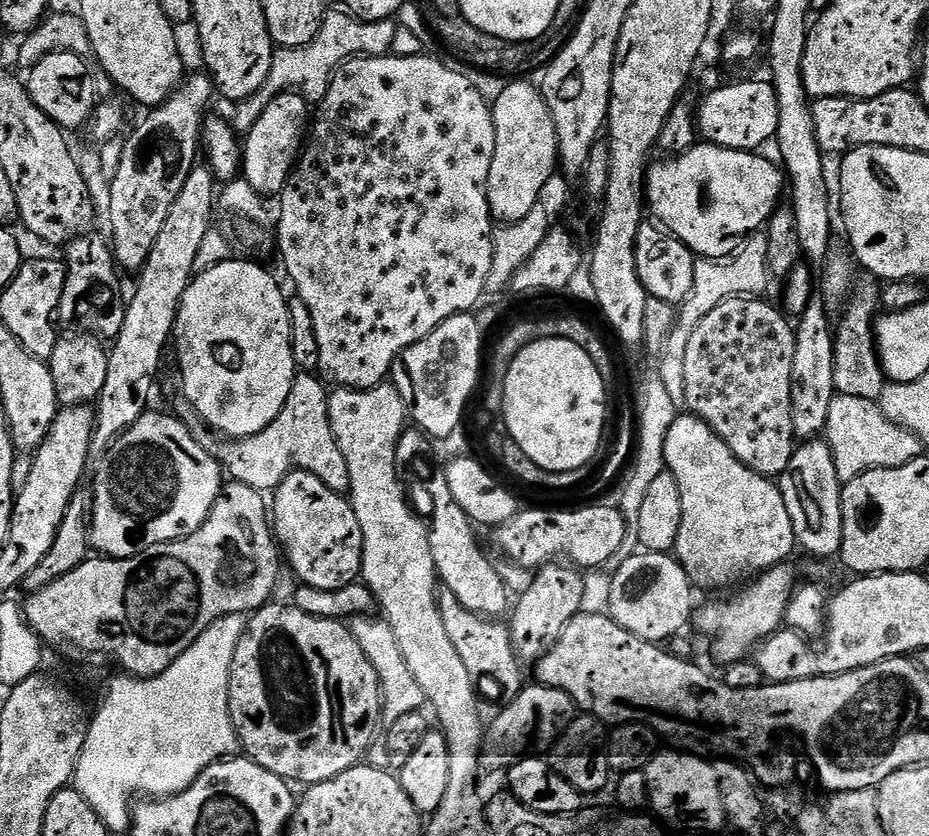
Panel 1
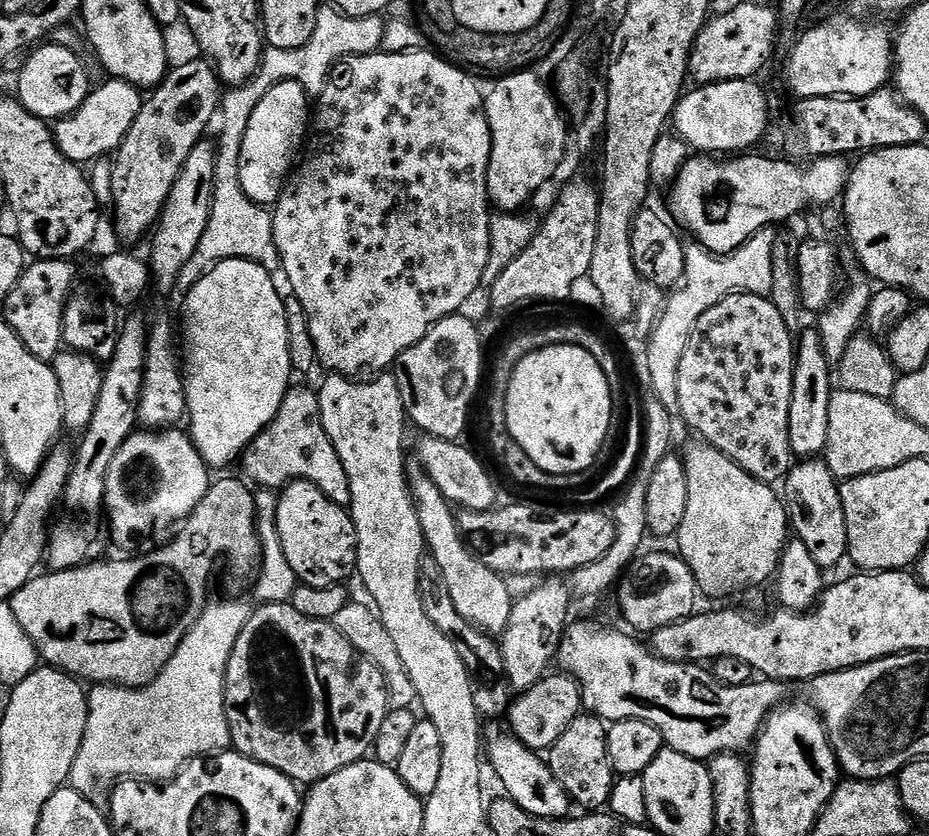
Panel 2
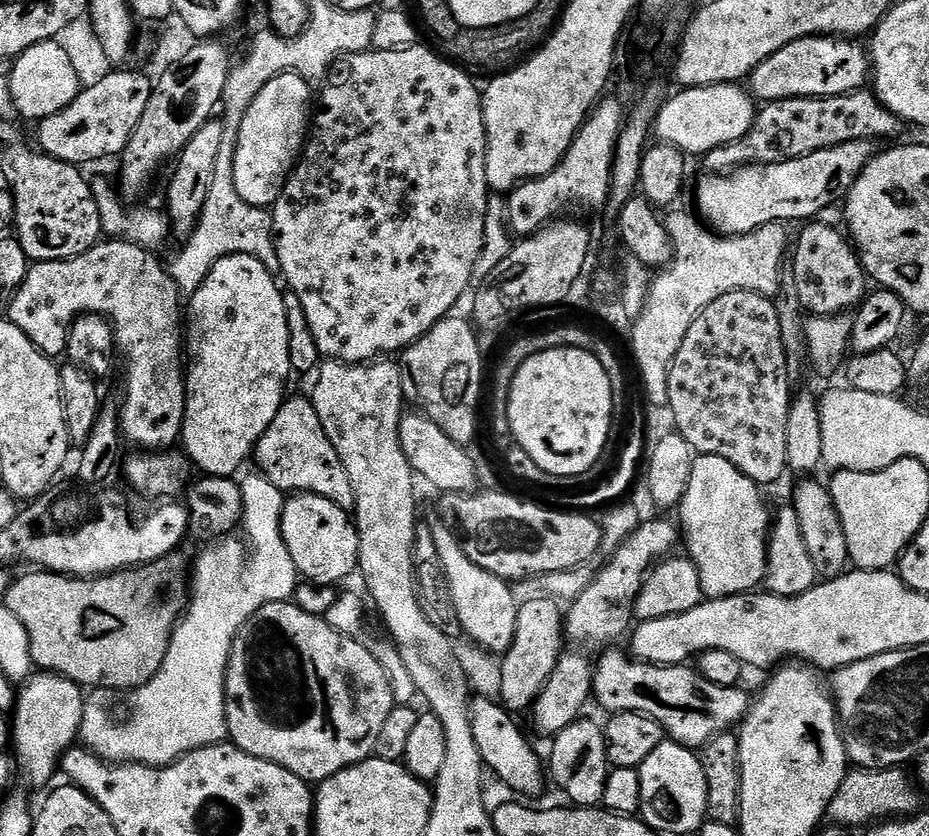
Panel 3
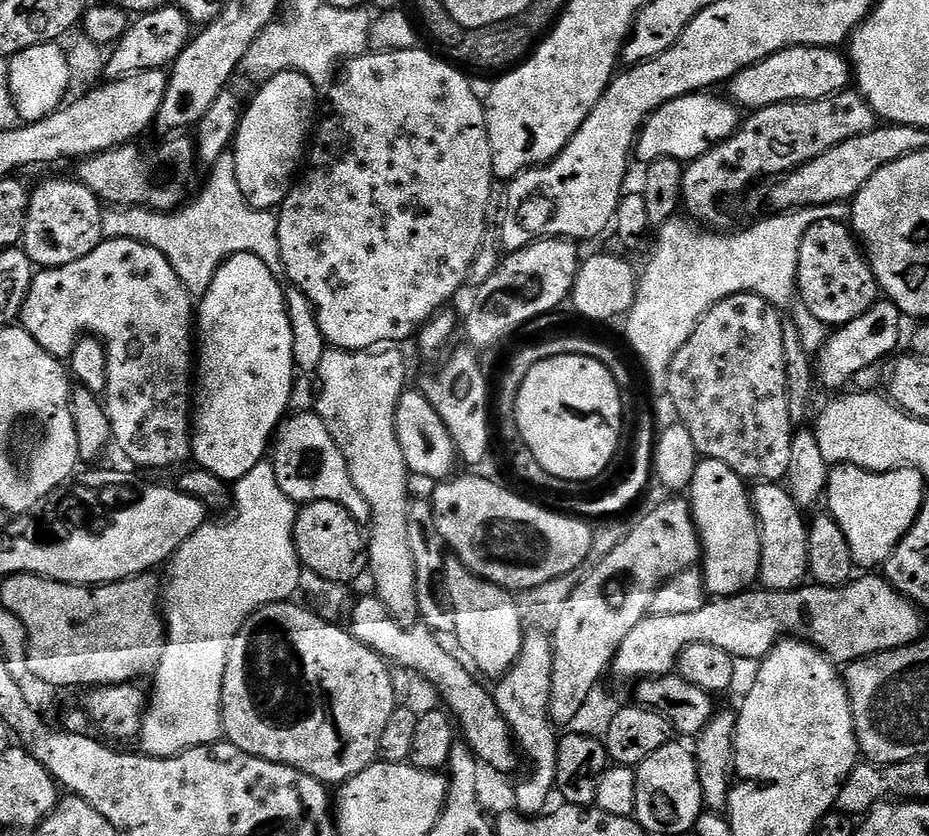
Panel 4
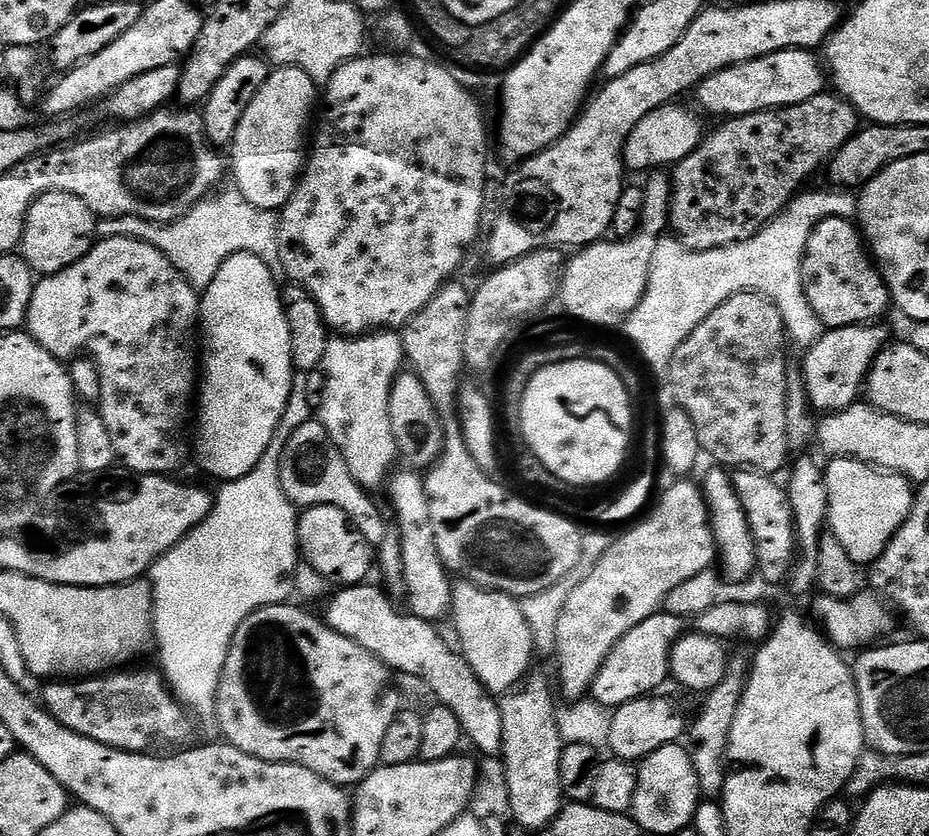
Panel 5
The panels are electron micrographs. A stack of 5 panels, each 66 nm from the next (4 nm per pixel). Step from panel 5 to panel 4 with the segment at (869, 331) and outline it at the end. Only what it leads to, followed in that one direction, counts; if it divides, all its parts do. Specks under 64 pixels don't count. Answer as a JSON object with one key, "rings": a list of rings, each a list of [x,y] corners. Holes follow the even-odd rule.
{"rings":[[[881,298],[874,306],[870,306],[870,310],[866,310],[866,314],[854,318],[854,322],[839,325],[818,353],[814,364],[815,379],[819,383],[821,380],[828,388],[847,389],[859,371],[877,367],[881,363],[879,360],[887,361],[897,351],[895,348],[900,344],[900,320],[902,313],[899,306],[893,300]]]}

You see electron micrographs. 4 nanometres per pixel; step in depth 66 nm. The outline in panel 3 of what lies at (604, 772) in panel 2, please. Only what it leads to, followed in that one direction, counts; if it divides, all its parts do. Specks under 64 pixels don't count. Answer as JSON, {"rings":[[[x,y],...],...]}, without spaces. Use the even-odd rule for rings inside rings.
{"rings":[[[588,719],[575,720],[555,736],[551,741],[552,757],[547,757],[546,764],[550,769],[551,779],[552,776],[556,779],[557,786],[572,799],[569,801],[573,805],[595,808],[603,801],[610,765],[604,728]]]}

